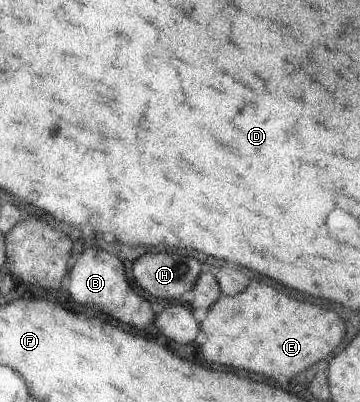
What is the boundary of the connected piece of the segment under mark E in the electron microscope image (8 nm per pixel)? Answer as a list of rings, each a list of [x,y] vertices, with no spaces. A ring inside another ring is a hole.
[[[250,281],[246,291],[234,297],[220,296],[198,316],[204,341],[198,353],[204,361],[230,369],[252,371],[270,379],[294,377],[332,353],[342,341],[344,325],[334,311],[304,303],[262,283]],[[212,331],[212,333],[210,333]]]

